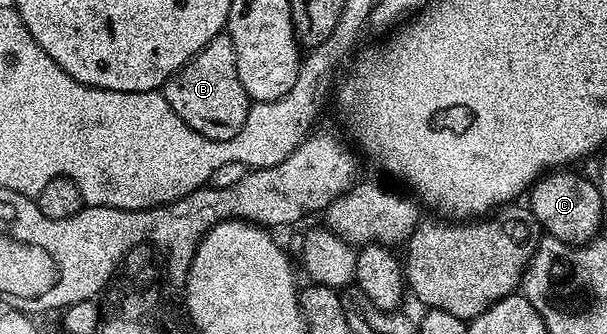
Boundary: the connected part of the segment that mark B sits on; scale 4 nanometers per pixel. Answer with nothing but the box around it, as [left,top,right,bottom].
[163,32,251,140]

